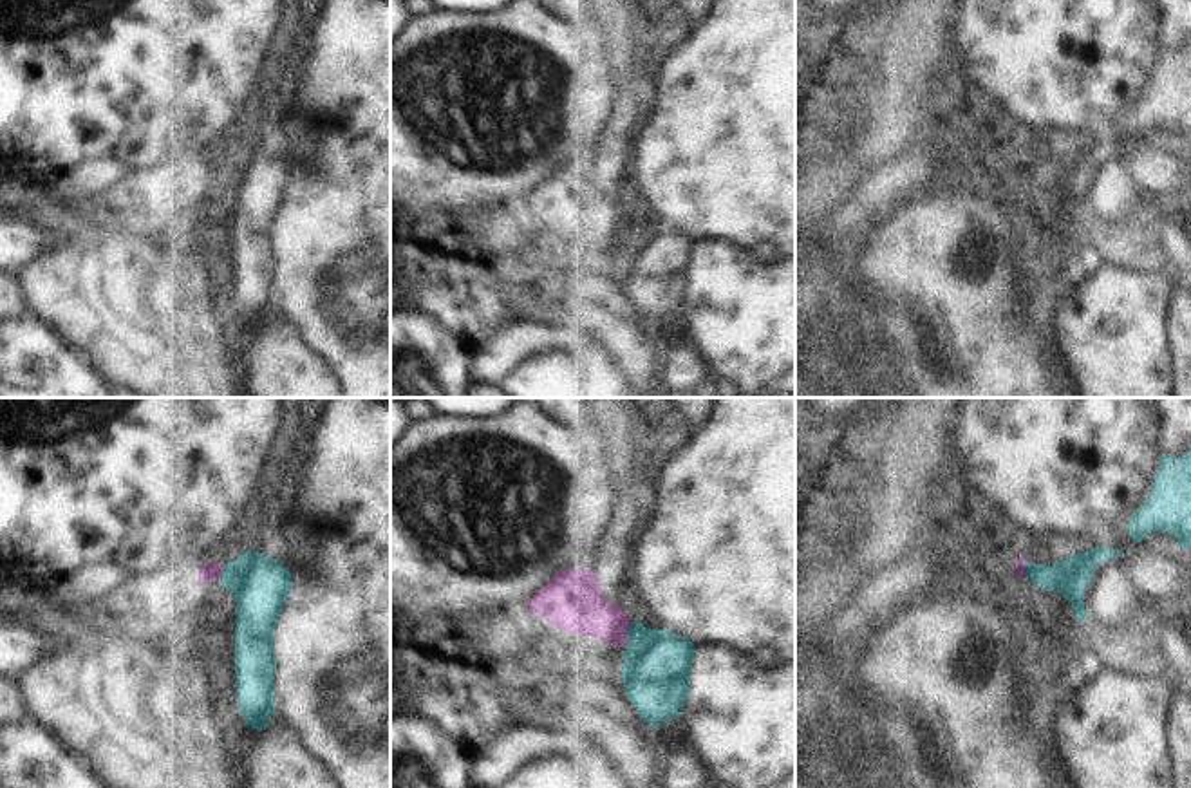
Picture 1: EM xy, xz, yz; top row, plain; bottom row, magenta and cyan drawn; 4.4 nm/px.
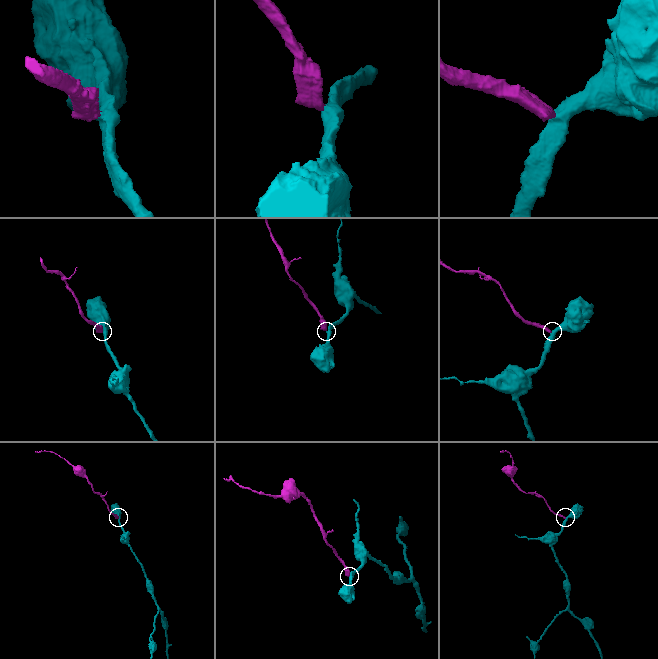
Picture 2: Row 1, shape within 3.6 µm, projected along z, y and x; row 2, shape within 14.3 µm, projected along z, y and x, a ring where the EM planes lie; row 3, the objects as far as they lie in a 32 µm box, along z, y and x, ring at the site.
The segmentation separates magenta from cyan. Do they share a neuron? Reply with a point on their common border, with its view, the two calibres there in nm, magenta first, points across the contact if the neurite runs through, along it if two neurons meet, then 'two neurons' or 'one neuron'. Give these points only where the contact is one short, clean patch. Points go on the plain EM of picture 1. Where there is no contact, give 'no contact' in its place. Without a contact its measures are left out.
meets magenta in xz at (626, 230); 240 nm thick on the magenta side, 300 nm on the other; border along xz (633, 217), (624, 241); two neurons

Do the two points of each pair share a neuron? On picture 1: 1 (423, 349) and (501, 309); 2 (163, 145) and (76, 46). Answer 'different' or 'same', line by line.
1: different
2: same

